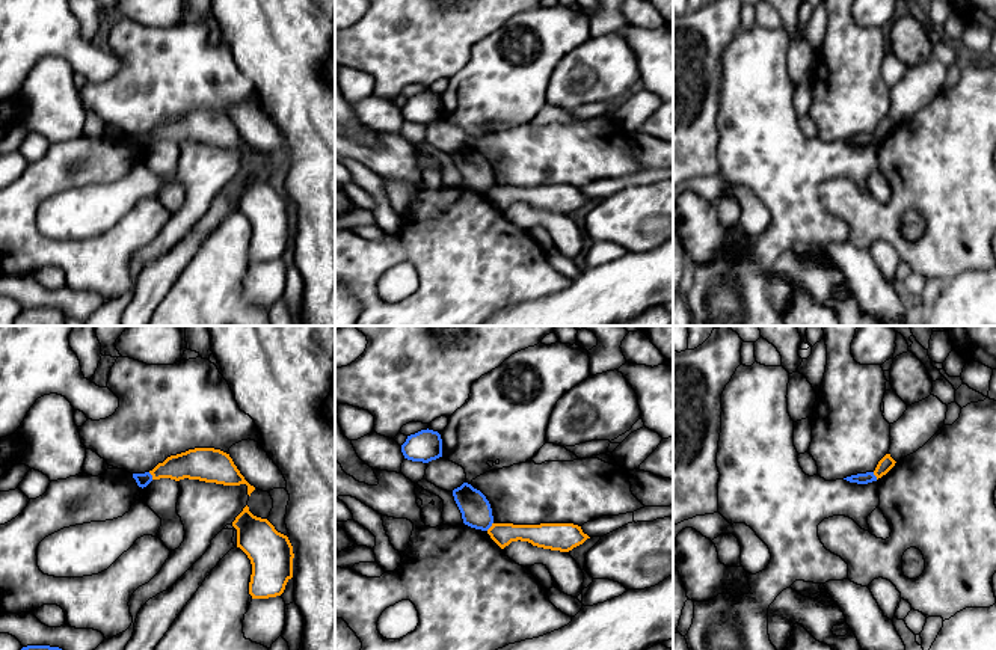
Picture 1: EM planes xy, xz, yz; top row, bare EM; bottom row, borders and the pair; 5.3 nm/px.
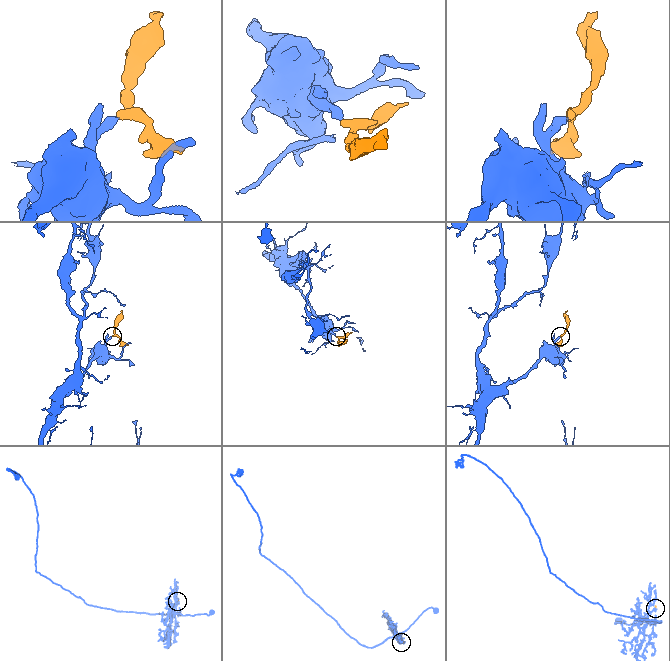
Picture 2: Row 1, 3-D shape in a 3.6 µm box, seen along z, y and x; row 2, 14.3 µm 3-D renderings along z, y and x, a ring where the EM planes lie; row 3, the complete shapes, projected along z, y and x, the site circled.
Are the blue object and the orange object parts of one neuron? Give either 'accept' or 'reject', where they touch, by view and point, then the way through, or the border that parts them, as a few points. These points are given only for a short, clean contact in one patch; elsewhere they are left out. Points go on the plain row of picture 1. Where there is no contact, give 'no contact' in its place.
reject; contact xz (489, 189); border xz (492, 184), (486, 192)

